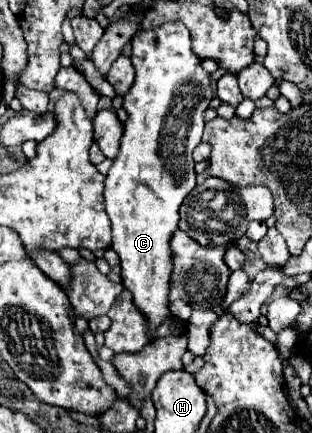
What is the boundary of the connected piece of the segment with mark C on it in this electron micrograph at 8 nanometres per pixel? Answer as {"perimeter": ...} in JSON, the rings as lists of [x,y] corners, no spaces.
{"perimeter":[[[170,22],[150,32],[136,32],[132,38],[132,64],[136,68],[136,80],[124,96],[128,122],[124,124],[120,152],[106,176],[104,206],[112,222],[112,250],[120,256],[122,284],[126,290],[132,292],[136,308],[148,320],[150,332],[154,332],[170,316],[170,240],[172,232],[178,230],[178,210],[186,196],[196,188],[196,162],[192,158],[192,152],[202,140],[202,114],[212,100],[212,88],[208,72],[200,66],[200,58],[190,48],[190,34],[180,22]]]}

